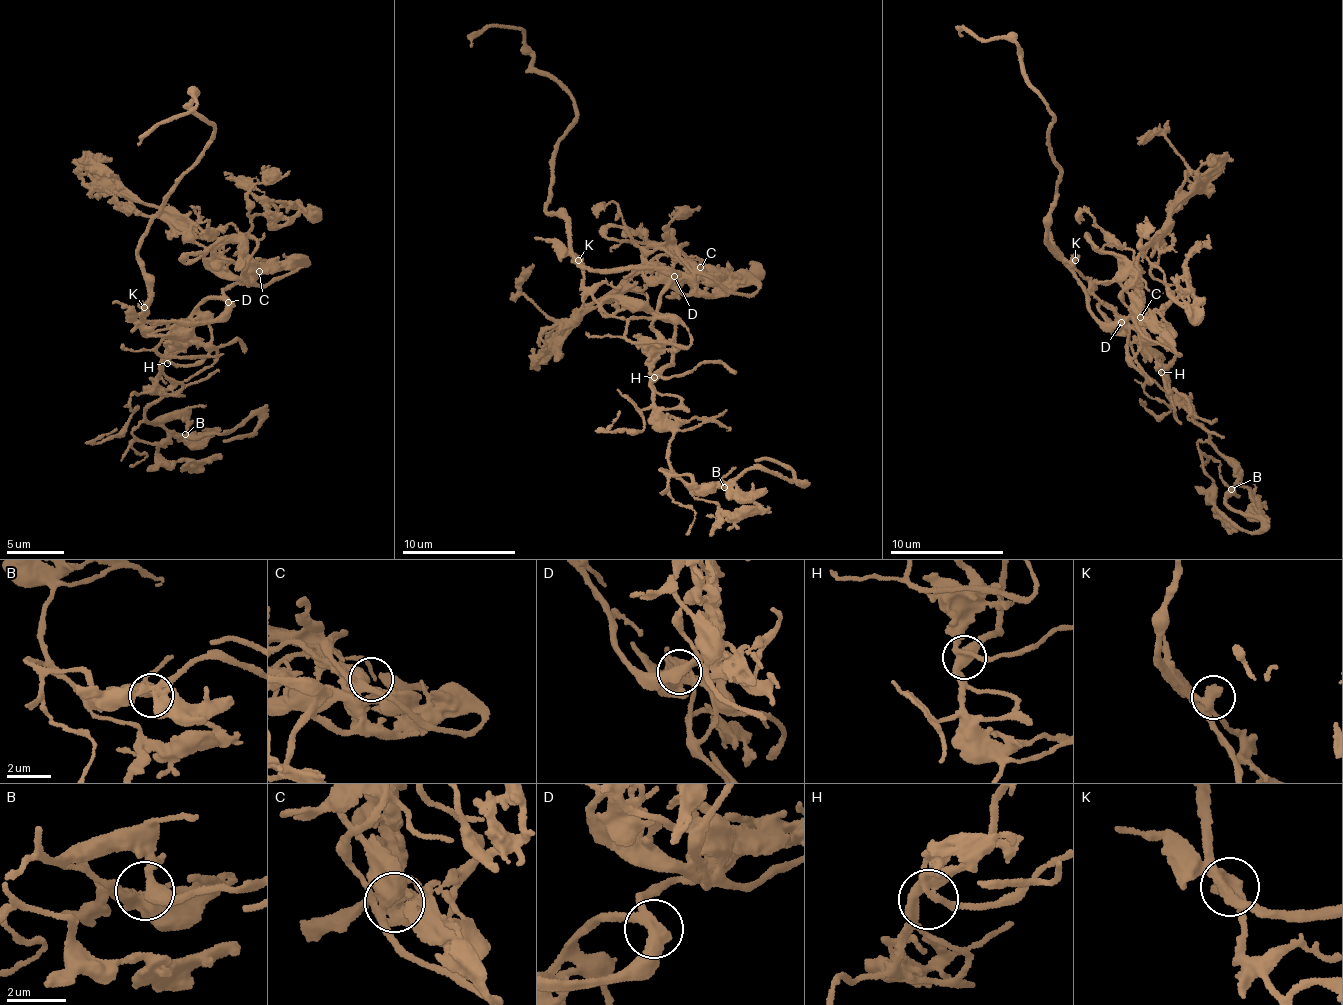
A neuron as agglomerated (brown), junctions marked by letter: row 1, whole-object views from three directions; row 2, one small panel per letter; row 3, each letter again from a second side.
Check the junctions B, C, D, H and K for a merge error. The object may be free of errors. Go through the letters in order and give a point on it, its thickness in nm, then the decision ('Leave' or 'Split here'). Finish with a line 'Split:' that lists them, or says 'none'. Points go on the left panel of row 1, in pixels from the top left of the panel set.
B: Place: (185, 434). Thickness 320 nm. Leave
C: Place: (259, 271). Thickness 400 nm. Leave
D: Place: (228, 302). Thickness 320 nm. Leave
H: Place: (167, 363). Thickness 320 nm. Leave
K: Place: (144, 307). Thickness 300 nm. Leave
Split: none

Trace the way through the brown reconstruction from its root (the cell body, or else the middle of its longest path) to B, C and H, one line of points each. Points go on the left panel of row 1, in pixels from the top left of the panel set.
B: (142, 330), (192, 334), (167, 348), (153, 393), (161, 401), (145, 412), (154, 422), (178, 417), (185, 434)
C: (142, 330), (178, 321), (182, 324), (218, 319), (225, 307), (224, 290), (244, 280), (245, 272), (259, 271)
H: (142, 330), (153, 337), (192, 334), (192, 339), (188, 340), (186, 336), (185, 340), (167, 348), (167, 363)

